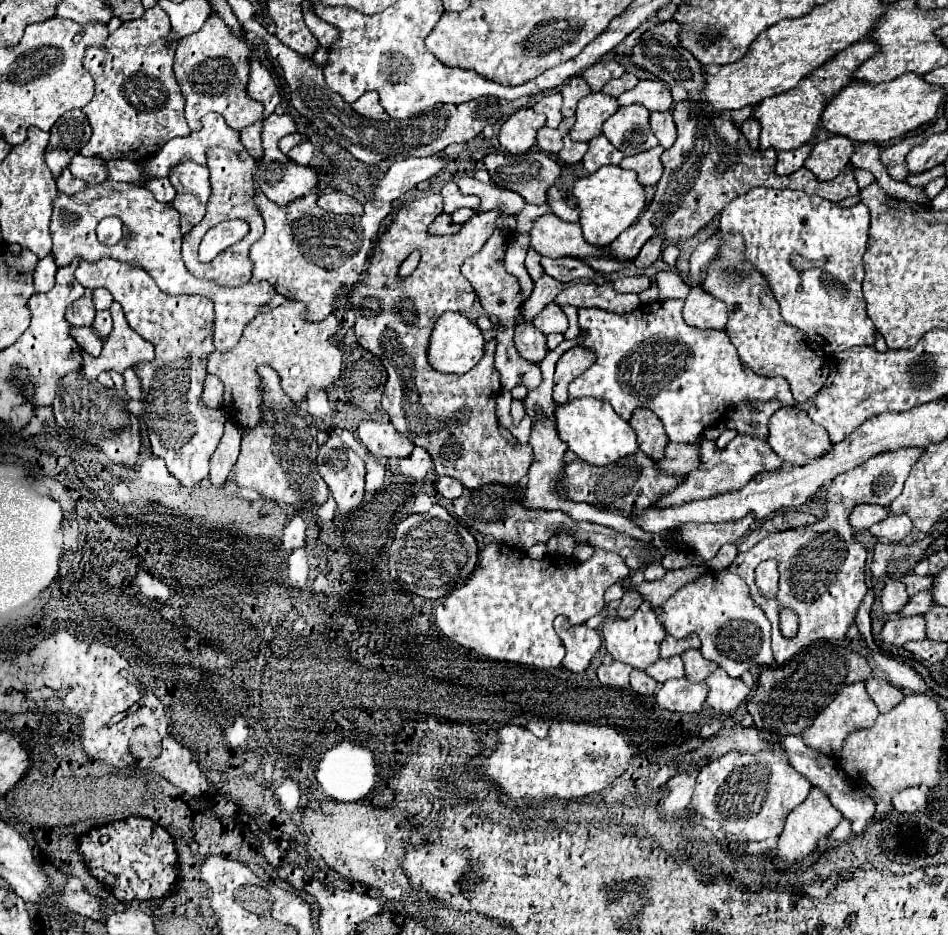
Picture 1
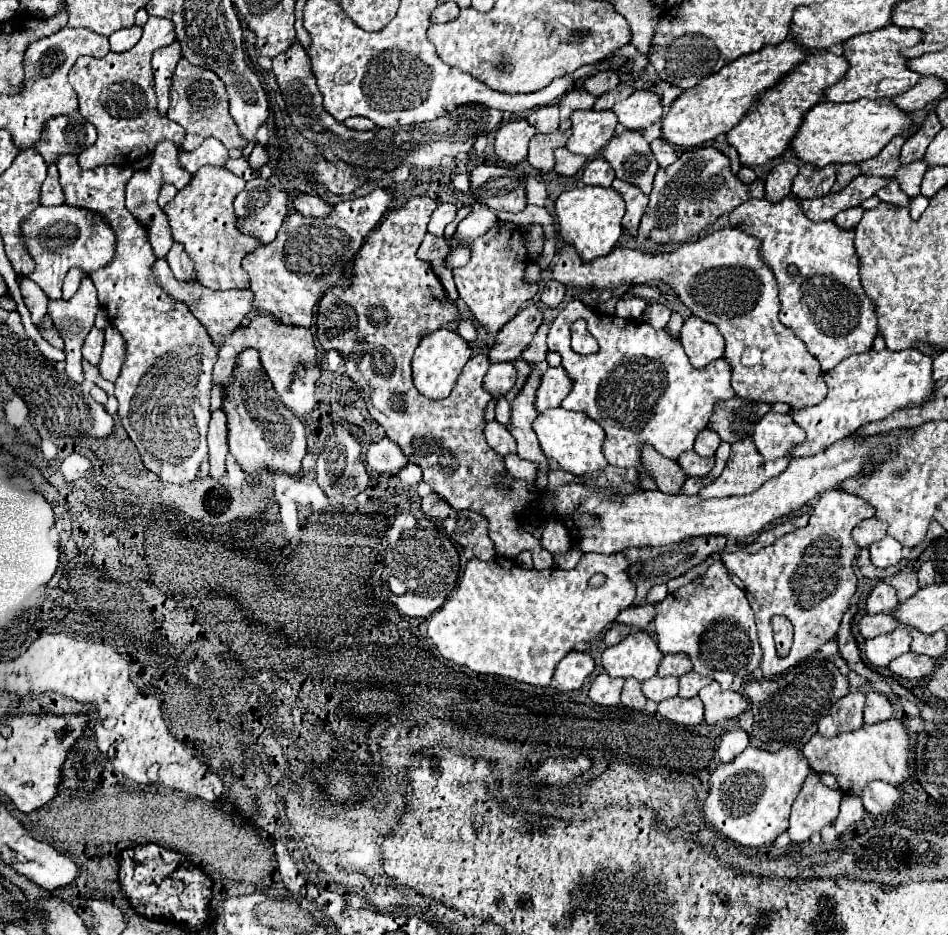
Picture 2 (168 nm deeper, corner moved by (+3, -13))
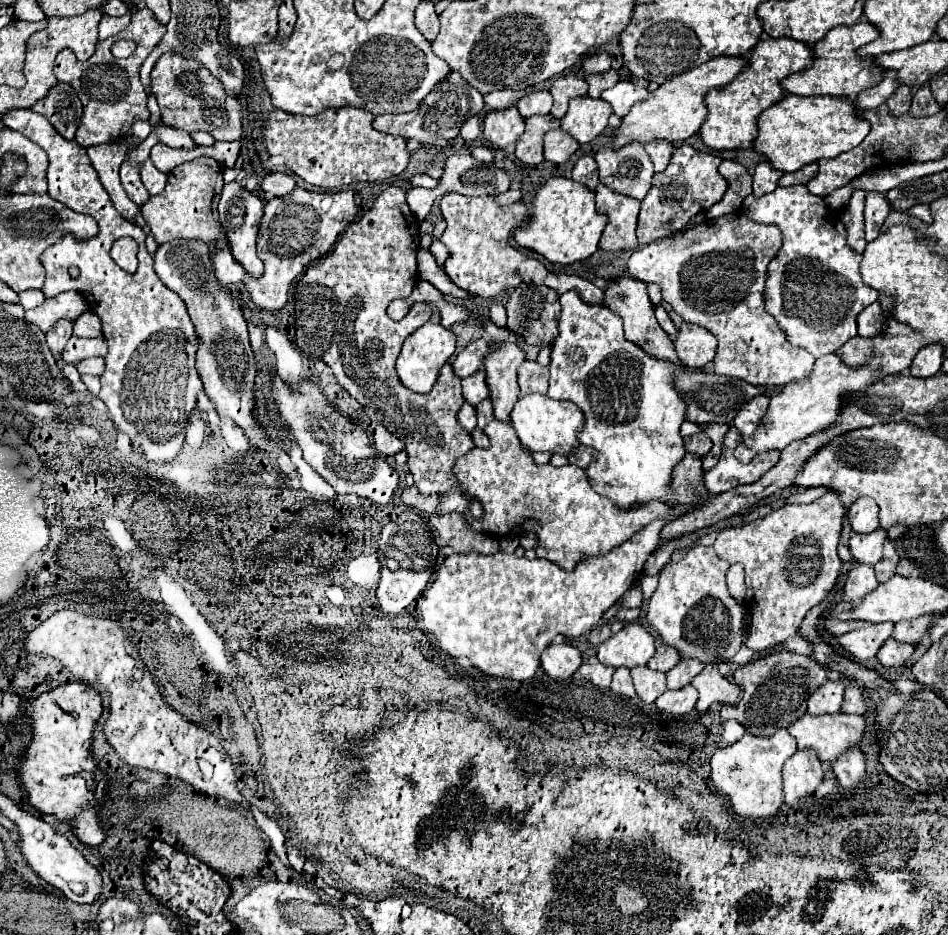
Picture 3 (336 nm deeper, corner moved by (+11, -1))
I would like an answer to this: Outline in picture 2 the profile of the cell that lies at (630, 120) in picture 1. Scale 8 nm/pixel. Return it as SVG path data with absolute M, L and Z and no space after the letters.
M624 130L620 136L614 136L602 156L614 168L618 180L638 186L644 194L650 194L658 162L640 132Z

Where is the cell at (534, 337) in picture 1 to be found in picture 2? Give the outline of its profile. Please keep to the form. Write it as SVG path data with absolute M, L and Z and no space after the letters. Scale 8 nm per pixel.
M500 362L500 364L492 364L488 374L484 376L484 390L488 390L488 394L492 394L492 398L496 398L496 394L506 396L508 390L512 390L516 382L516 370L512 362Z

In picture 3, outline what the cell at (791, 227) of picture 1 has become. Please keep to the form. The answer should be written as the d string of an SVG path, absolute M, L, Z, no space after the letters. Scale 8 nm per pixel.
M778 186L772 194L766 194L762 198L750 194L744 198L740 212L748 216L752 222L774 224L782 232L782 248L768 264L764 300L766 300L766 312L776 318L780 328L784 328L788 342L792 346L808 350L814 358L820 358L824 354L842 348L850 338L858 334L856 316L878 298L878 290L862 282L860 276L862 256L848 246L844 224L832 216L823 197L812 195L806 186L790 186L790 188Z

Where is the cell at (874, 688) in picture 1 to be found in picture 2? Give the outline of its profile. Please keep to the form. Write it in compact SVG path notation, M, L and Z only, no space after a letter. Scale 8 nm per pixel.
M868 692L864 706L864 724L876 724L890 718L892 718L892 704L888 702L888 698L878 692Z

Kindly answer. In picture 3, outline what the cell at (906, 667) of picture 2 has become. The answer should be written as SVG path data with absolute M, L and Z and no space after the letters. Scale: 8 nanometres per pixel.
M888 638L888 642L884 642L884 646L878 650L878 660L886 668L898 668L912 654L914 654L912 644L902 644L902 642L896 642L894 638Z

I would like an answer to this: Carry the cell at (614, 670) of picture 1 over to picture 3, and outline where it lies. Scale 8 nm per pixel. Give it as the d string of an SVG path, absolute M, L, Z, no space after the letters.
M584 662L580 666L580 674L588 682L592 682L594 686L598 686L598 688L610 688L610 680L612 680L614 668L608 668L608 666L600 664L600 662L592 662L592 664L590 662Z

